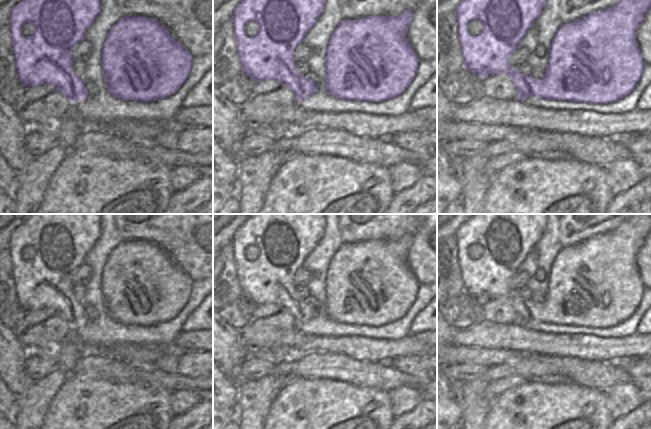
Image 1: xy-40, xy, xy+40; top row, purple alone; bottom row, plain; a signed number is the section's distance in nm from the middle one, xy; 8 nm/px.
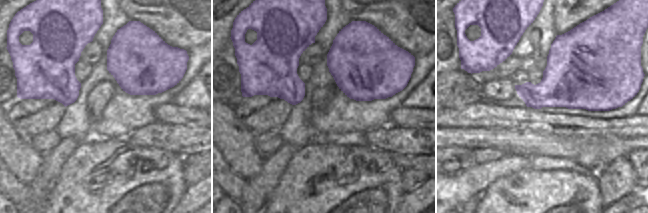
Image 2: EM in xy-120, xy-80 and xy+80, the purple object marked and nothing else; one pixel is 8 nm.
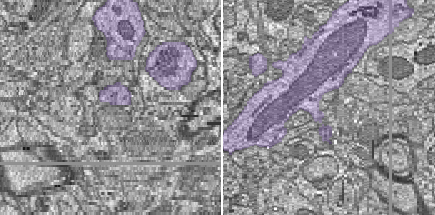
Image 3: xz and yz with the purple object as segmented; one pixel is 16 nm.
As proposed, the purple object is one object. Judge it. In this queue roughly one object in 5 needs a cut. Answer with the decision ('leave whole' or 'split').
leave whole

